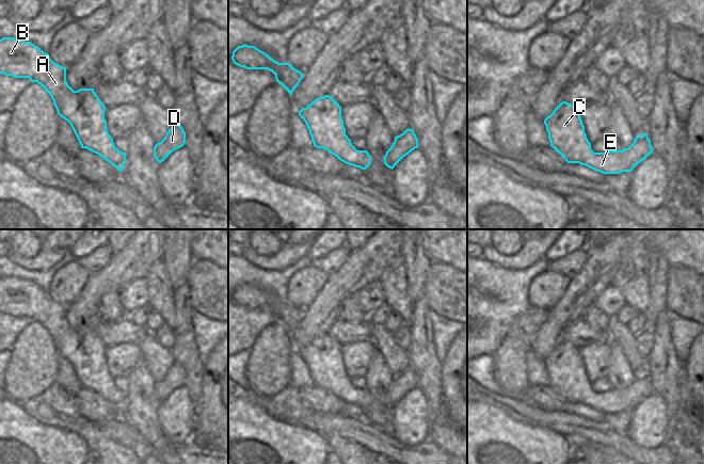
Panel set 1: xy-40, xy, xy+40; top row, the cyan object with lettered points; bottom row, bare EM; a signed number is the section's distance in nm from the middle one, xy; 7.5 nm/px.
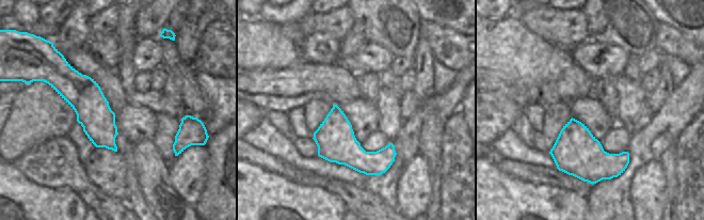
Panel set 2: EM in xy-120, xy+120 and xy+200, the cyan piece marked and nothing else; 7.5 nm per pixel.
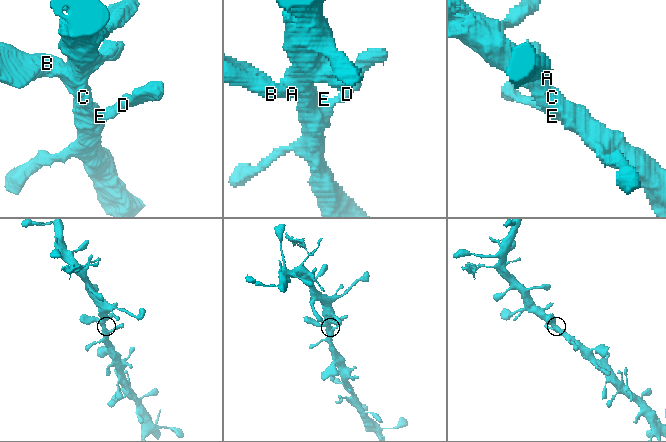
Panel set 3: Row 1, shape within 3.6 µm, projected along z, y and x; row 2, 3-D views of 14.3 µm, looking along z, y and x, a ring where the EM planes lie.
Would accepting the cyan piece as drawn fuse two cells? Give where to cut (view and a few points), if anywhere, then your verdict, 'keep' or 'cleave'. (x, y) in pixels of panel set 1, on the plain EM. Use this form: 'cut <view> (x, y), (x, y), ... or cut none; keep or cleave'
cut none; keep

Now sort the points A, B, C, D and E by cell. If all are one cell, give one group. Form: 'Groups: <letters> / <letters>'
Groups: A B C D E.

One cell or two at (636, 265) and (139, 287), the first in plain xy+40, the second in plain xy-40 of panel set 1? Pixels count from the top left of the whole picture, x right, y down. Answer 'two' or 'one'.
two

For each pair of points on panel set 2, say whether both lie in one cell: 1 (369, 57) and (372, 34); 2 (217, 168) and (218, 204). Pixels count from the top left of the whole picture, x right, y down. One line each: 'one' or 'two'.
1: two
2: one

